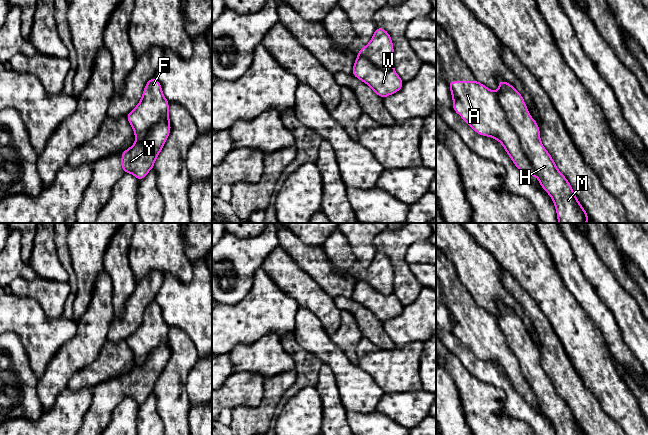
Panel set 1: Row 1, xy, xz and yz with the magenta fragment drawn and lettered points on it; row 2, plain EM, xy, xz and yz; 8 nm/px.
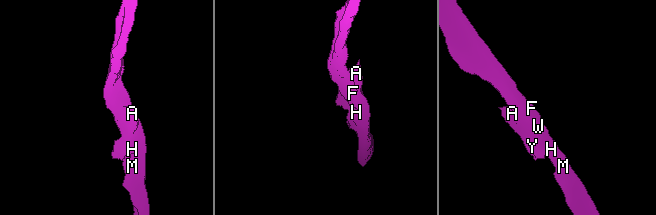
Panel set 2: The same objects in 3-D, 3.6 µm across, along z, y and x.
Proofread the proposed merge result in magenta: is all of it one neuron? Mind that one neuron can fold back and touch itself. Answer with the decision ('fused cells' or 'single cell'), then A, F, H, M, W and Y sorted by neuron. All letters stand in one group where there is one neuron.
fused cells; groups A Y / F H M W

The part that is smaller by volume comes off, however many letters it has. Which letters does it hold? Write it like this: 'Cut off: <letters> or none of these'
Cut off: A, Y

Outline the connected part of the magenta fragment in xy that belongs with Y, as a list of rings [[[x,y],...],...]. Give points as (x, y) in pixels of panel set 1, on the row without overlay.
[[[161,344],[150,352],[143,366],[135,366],[129,373],[124,374],[121,380],[124,397],[131,397],[137,404],[143,404],[153,393],[170,355],[170,347]]]

